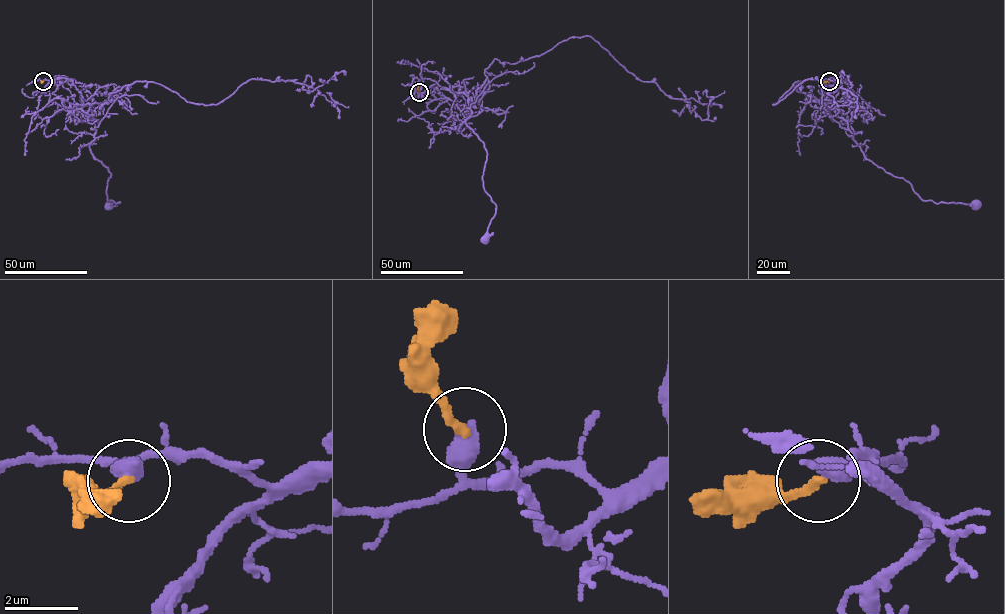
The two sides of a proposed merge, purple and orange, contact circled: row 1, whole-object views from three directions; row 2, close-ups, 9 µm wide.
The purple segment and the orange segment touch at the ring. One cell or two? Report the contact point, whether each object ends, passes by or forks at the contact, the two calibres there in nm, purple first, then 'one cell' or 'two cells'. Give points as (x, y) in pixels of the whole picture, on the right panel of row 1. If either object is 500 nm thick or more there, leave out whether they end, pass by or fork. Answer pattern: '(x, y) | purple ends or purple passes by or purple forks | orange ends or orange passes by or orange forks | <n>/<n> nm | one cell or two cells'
(829, 81) | 550/220 nm | two cells

